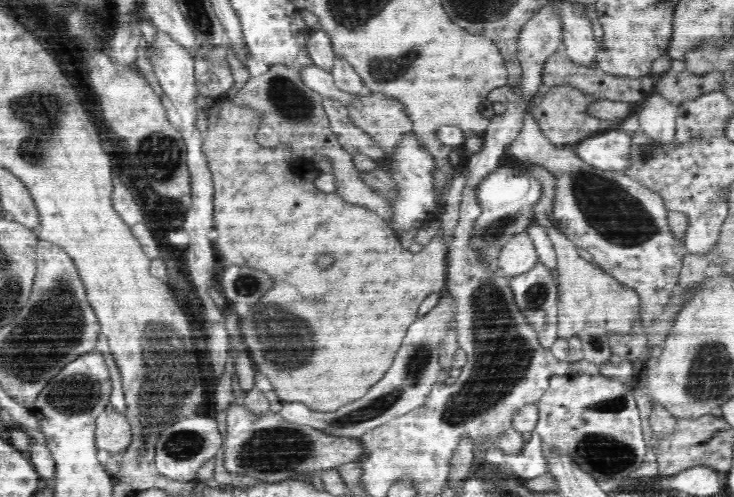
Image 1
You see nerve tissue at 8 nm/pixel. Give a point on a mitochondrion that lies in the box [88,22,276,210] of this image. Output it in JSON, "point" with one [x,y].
{"point":[160,167]}

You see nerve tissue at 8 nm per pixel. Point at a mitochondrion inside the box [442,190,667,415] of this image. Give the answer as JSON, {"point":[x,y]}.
{"point":[493,233]}

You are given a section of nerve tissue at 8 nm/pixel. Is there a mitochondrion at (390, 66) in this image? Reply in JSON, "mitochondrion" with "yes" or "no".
{"mitochondrion":"yes"}

